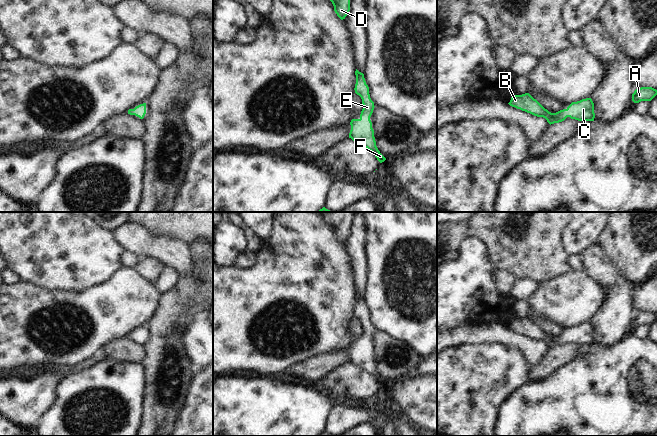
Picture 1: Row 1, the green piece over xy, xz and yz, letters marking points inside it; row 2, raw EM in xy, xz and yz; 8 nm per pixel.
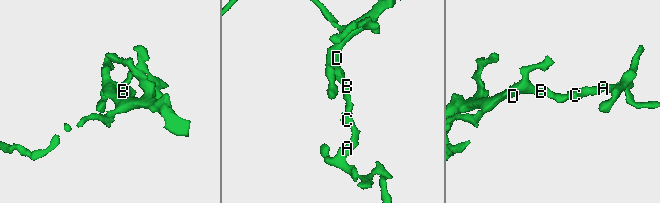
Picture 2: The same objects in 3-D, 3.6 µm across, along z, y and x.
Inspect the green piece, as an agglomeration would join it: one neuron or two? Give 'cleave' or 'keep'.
keep

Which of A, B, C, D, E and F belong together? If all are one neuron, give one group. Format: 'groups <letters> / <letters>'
groups A B C D E F

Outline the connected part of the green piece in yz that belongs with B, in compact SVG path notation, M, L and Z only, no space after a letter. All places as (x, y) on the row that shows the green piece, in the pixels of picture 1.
M529 93L512 96L508 104L534 116L543 117L550 125L562 122L567 117L578 121L594 121L595 118L594 103L591 98L572 102L566 109L556 113L549 112Z

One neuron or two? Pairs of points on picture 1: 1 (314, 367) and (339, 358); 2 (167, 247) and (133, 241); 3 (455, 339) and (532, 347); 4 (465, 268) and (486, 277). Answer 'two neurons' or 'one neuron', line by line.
1: one neuron
2: one neuron
3: one neuron
4: one neuron

